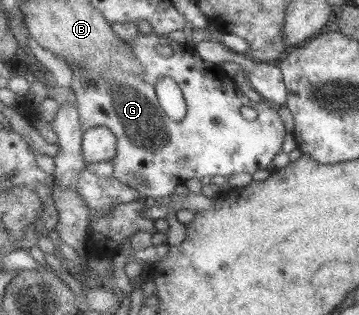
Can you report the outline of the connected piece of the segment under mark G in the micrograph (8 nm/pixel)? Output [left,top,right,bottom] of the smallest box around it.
[72,31,285,198]

